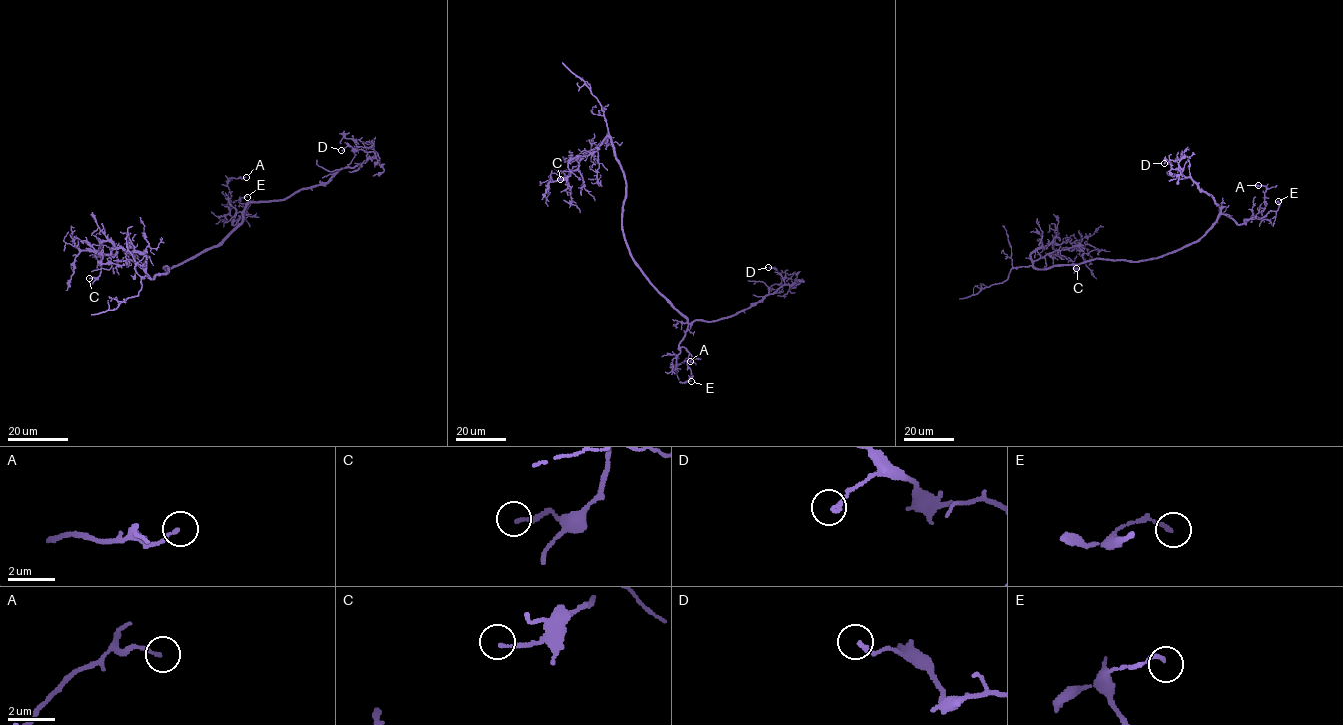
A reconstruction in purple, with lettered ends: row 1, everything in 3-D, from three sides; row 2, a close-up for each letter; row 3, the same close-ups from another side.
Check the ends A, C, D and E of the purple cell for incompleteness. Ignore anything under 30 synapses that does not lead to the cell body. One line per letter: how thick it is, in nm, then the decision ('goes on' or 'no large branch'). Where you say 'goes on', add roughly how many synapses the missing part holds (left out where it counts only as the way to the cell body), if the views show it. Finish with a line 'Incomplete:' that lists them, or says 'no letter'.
A: 120 nm | no large branch
C: 150 nm | no large branch
D: 160 nm | no large branch
E: 150 nm | no large branch
Incomplete: no letter

